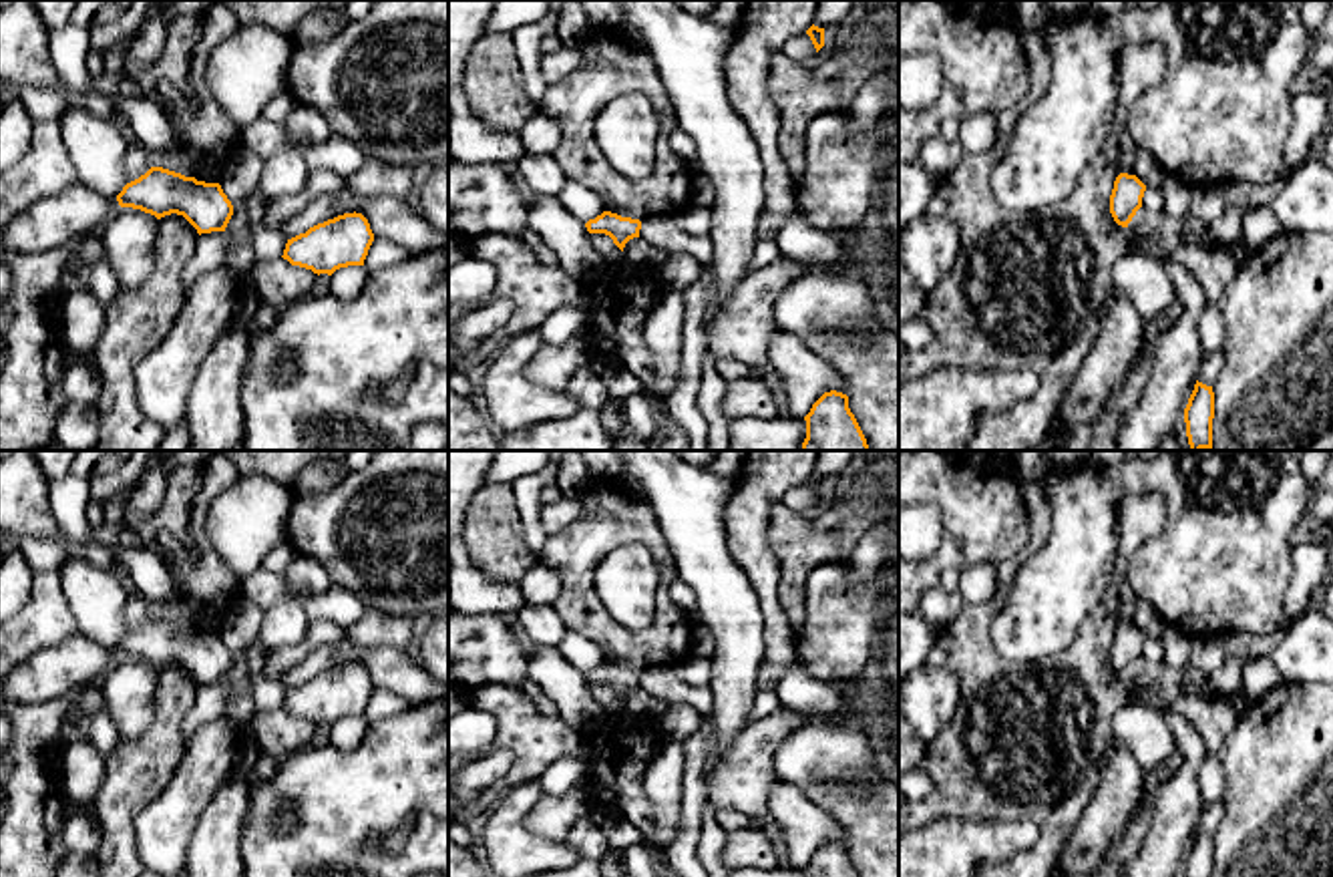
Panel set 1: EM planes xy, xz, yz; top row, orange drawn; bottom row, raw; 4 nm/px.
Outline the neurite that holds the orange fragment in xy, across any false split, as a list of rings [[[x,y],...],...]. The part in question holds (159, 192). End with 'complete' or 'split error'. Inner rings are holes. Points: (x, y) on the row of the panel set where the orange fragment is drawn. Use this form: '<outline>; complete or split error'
[[[151,167],[117,195],[121,207],[141,209],[157,219],[183,215],[197,233],[225,231],[233,205],[219,183],[197,181],[181,173]]]; complete

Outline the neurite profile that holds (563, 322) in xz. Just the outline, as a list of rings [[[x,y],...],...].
[[[571,304],[551,312],[539,328],[545,344],[563,346],[571,336],[575,336],[587,320],[581,306]]]

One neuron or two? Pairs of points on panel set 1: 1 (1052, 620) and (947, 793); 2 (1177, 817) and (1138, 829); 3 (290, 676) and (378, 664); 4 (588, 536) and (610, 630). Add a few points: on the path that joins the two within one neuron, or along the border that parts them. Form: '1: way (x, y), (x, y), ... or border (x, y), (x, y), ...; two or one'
1: border (1068, 642), (1036, 660), (1008, 660), (992, 644); two
2: border (1167, 781), (1155, 799), (1151, 829), (1134, 855); two
3: way (312, 664), (332, 654), (356, 654); one
4: way (582, 560), (582, 596), (592, 606); one

